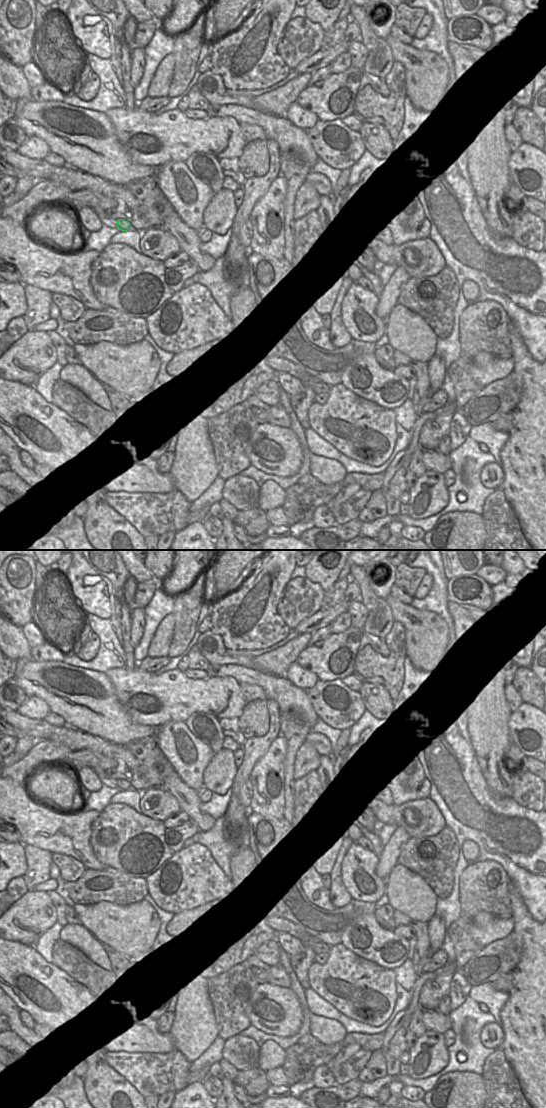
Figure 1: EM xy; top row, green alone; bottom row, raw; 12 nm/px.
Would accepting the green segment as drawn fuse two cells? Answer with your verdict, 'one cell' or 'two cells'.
one cell

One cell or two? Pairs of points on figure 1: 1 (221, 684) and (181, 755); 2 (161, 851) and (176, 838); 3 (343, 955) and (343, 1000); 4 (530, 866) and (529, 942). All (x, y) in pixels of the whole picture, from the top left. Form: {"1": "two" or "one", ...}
{"1": "two", "2": "two", "3": "one", "4": "two"}

